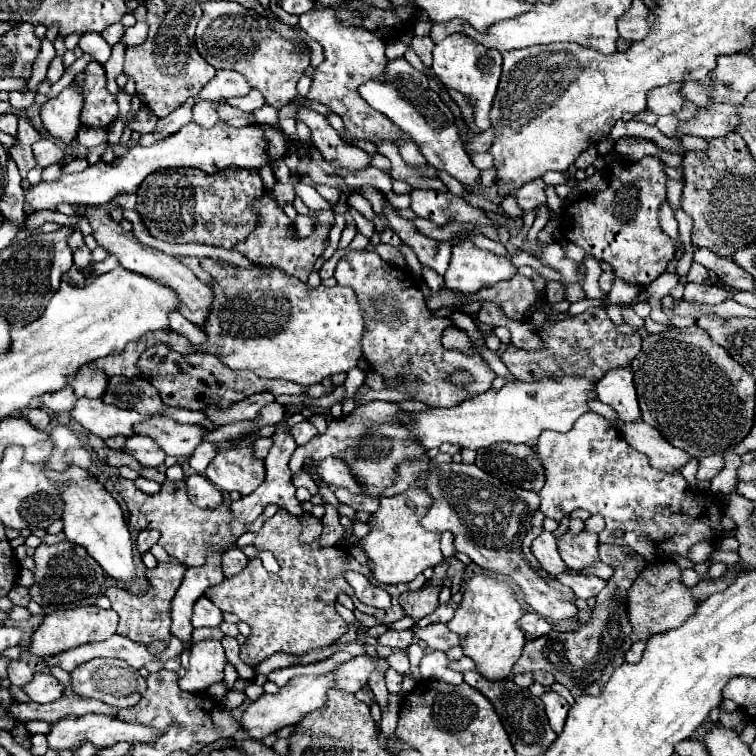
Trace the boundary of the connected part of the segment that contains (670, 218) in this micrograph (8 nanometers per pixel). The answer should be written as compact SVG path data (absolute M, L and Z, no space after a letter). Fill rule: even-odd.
M668 201L662 204L659 218L660 218L660 226L662 230L664 230L664 232L666 232L666 234L668 234L676 244L684 248L684 245L679 238L677 220L675 219L674 212L670 207L670 205L668 204Z

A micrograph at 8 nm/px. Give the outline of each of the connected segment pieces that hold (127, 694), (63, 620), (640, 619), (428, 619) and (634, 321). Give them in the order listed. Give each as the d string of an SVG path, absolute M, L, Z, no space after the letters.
M118 658L90 660L88 664L82 664L80 668L76 668L70 674L70 678L72 678L74 694L84 696L84 698L96 698L96 700L102 700L102 702L106 702L110 706L118 706L118 708L136 706L146 690L146 680L140 676L140 672Z
M78 605L74 608L58 609L48 614L44 622L40 624L40 628L34 632L32 642L30 642L30 652L40 658L56 656L60 652L72 650L76 646L82 646L94 640L98 642L108 640L112 634L116 634L116 626L118 626L118 614L112 608L102 610L98 606Z
M658 564L656 568L644 568L638 580L628 592L628 612L630 624L634 628L634 640L644 640L652 634L666 632L684 624L698 608L698 602L692 598L692 588L680 582L682 568L672 564Z
M440 604L432 614L424 616L422 620L418 620L416 626L418 626L418 628L426 628L426 626L436 624L436 622L444 622L444 624L448 624L452 618L454 618L454 608L452 608L450 604Z
M630 306L622 308L622 317L624 322L632 327L643 327L644 325L644 319L638 316Z

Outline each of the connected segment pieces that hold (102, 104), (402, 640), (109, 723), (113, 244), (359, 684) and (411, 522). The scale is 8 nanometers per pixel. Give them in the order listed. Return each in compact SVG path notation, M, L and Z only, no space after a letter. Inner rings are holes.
M90 62L76 76L84 90L84 108L80 120L84 126L110 126L118 116L118 104L106 90L106 72L98 62Z
M408 628L408 630L388 630L378 638L378 642L384 644L384 646L390 646L390 648L408 648L412 644L412 638L414 638L412 628Z
M86 714L80 718L64 718L58 720L52 730L46 734L48 738L48 746L52 750L62 750L62 748L76 748L76 744L80 744L80 740L90 740L96 748L108 748L114 746L120 740L128 740L128 742L142 742L142 744L152 744L156 738L160 736L160 730L146 726L146 724L130 724L106 714Z
M80 206L80 216L88 216L90 218L90 224L94 228L94 238L98 240L98 246L106 248L110 254L114 254L120 262L120 266L132 270L132 272L140 272L140 274L146 274L146 276L152 276L154 280L158 278L162 284L168 284L178 296L180 300L184 300L184 308L180 308L180 314L190 320L192 324L196 326L204 326L206 318L208 318L208 312L210 312L210 306L212 306L212 300L214 300L214 292L210 286L202 284L188 266L184 266L182 262L178 262L176 258L156 250L156 248L150 248L150 246L144 246L140 244L132 232L124 232L120 228L120 224L116 224L108 212L104 212L100 206L98 208L84 208Z
M356 656L346 664L340 664L334 672L336 672L336 688L340 690L348 690L348 692L358 692L360 688L364 688L370 680L370 674L374 670L386 674L390 668L388 660L378 656L378 658L370 658L370 656Z
M420 474L412 488L398 496L390 496L380 500L380 512L372 514L370 520L370 534L364 536L364 540L358 544L364 548L364 552L372 558L372 576L382 584L398 584L398 582L412 582L416 574L422 574L426 568L434 568L442 562L440 552L440 532L430 532L420 526L422 516L432 506L432 496L428 494L424 486L426 474ZM408 504L414 504L416 508L410 508Z

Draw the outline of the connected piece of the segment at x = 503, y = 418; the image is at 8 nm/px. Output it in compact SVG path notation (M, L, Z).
M538 380L538 382L508 382L502 390L488 390L474 400L466 400L454 408L430 408L426 412L404 414L402 422L414 422L412 438L420 440L424 448L438 448L442 442L458 444L460 448L478 450L492 442L534 444L542 430L568 432L580 414L588 412L586 402L596 398L596 386L590 380Z

